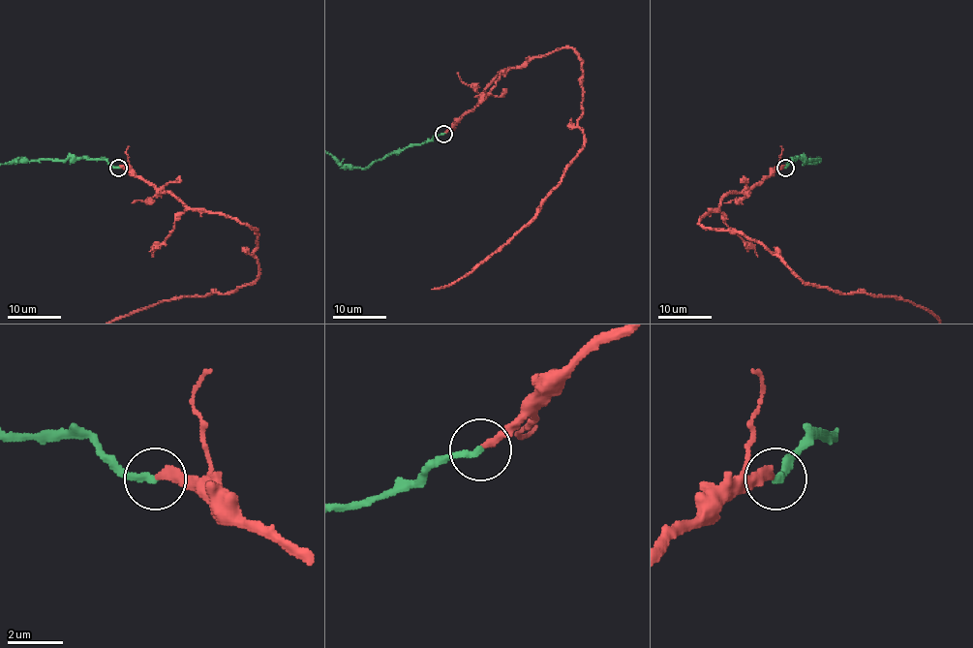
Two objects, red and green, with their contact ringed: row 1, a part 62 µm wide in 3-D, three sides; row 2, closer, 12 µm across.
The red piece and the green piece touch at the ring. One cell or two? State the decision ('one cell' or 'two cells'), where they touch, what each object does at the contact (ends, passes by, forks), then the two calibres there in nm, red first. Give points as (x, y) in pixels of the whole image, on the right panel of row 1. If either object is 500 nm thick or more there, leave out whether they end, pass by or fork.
two cells; place (785, 168); red ends; green ends; calibres 320 and 240 nm

